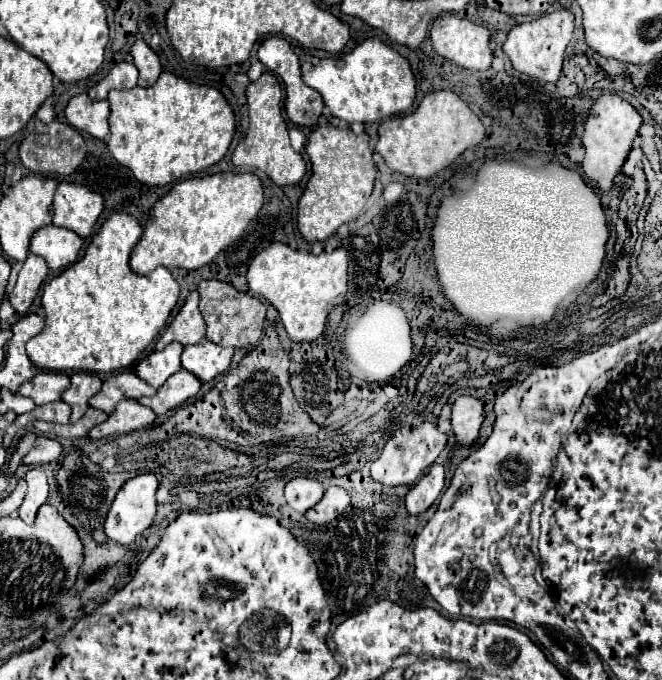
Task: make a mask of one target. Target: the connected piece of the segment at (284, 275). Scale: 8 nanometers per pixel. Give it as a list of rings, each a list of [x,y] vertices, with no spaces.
[[[275,242],[263,248],[249,264],[247,284],[253,294],[263,296],[275,310],[291,340],[315,340],[325,330],[325,320],[331,308],[341,304],[347,294],[347,252],[335,248],[331,254],[301,254],[287,244]]]

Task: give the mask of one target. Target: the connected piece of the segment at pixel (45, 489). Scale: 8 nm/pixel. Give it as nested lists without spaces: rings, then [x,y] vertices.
[[[33,466],[27,470],[25,474],[25,482],[27,482],[27,494],[23,498],[23,504],[19,506],[19,518],[25,524],[33,524],[35,522],[35,512],[39,510],[41,504],[47,502],[47,494],[49,494],[49,484],[47,484],[47,476],[39,466]]]

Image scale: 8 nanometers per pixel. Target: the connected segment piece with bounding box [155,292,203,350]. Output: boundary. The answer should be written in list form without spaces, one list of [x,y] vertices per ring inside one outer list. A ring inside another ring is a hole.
[[[191,292],[185,298],[179,312],[175,314],[173,322],[167,326],[165,334],[159,336],[155,350],[161,350],[163,346],[167,346],[171,342],[179,342],[183,346],[201,342],[201,338],[203,338],[203,318],[199,316],[197,304],[199,304],[199,294]]]

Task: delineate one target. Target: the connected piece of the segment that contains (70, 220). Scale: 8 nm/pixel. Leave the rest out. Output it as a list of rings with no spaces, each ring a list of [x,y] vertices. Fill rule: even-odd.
[[[61,182],[53,198],[53,226],[73,230],[81,238],[89,238],[103,210],[103,196],[81,186]]]

